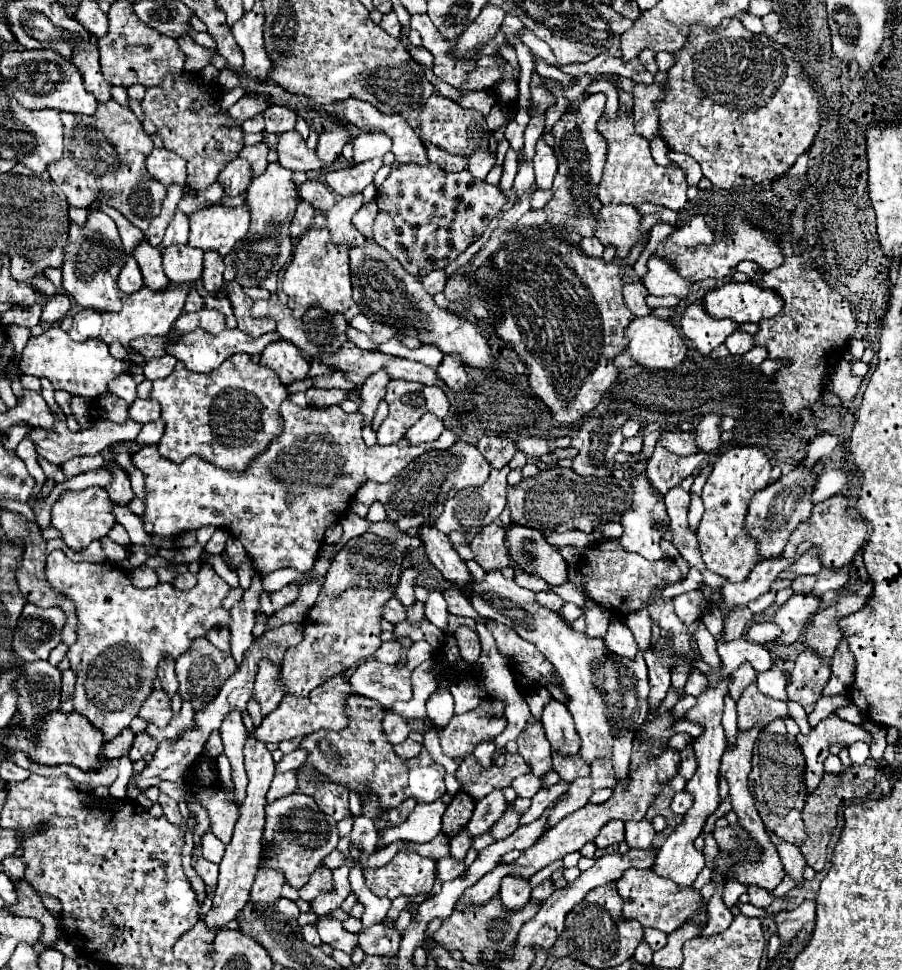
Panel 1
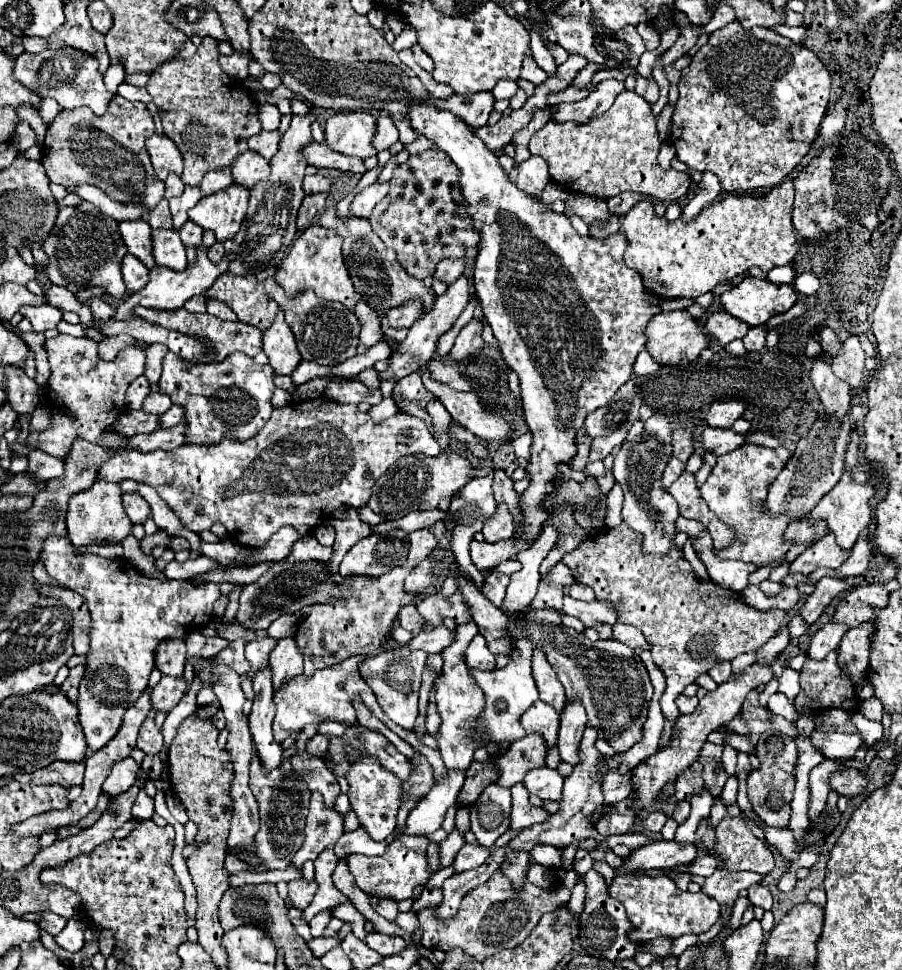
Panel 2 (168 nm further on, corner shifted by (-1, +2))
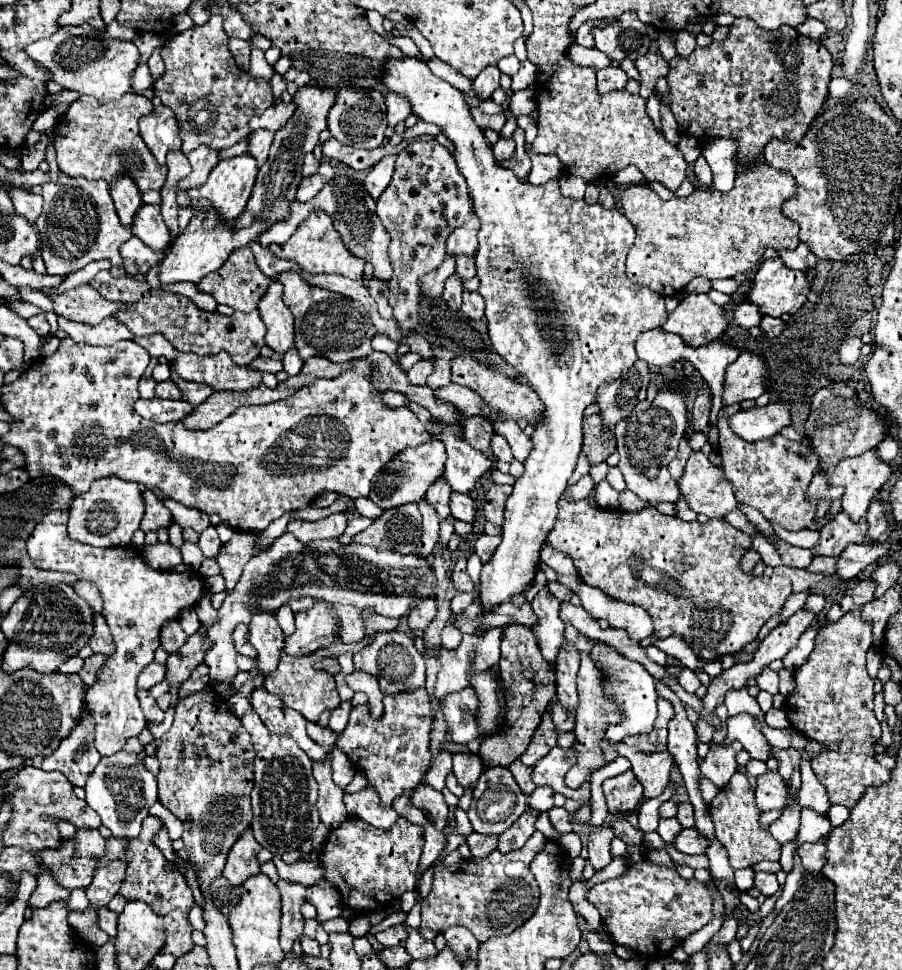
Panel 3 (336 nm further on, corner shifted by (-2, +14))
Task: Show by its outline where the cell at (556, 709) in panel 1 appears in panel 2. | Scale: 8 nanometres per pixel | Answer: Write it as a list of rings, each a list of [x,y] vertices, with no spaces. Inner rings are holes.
[[[533,647],[533,677],[535,677],[537,689],[539,689],[541,701],[553,705],[561,713],[563,705],[565,705],[565,689],[555,673],[555,669],[549,665],[545,651],[541,647]]]

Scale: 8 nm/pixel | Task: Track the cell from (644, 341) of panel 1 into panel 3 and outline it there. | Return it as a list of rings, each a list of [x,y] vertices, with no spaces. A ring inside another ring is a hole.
[[[686,295],[668,315],[662,329],[680,335],[692,347],[702,347],[718,339],[726,325],[724,309],[714,305],[708,295]]]

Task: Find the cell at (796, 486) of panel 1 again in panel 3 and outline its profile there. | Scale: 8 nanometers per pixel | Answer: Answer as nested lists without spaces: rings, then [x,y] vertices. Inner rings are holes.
[[[838,381],[826,389],[820,389],[812,397],[810,417],[806,421],[804,435],[810,439],[810,449],[818,455],[818,465],[824,465],[828,473],[842,459],[856,457],[860,453],[874,449],[884,437],[884,433],[886,429],[880,423],[880,417],[872,409],[868,409],[864,403],[858,401],[856,391],[848,383]]]

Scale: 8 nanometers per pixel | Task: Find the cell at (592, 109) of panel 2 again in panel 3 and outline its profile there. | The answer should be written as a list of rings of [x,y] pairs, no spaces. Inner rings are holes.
[[[606,67],[598,71],[598,93],[624,89],[628,77],[620,67]]]

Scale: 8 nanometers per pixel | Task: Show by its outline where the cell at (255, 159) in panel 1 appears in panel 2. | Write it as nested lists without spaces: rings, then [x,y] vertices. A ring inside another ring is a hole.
[[[275,129],[275,131],[261,131],[259,135],[247,139],[249,149],[255,151],[255,153],[259,153],[259,155],[263,155],[265,159],[271,159],[273,157],[273,153],[279,147],[279,141],[281,141],[279,129]]]

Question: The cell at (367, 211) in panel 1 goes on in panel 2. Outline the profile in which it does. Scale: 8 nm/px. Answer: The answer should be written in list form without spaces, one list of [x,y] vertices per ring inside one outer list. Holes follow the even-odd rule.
[[[379,181],[365,187],[359,195],[355,195],[351,203],[351,213],[357,217],[369,217],[373,207],[387,195],[387,191],[389,191],[389,183],[379,183]]]

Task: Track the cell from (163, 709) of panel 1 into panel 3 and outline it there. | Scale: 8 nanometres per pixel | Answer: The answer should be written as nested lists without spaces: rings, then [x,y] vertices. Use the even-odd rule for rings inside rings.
[[[198,633],[190,635],[184,647],[170,655],[166,661],[166,681],[170,685],[182,685],[188,681],[190,673],[204,661],[204,653],[208,649],[210,641],[206,637],[200,637]]]

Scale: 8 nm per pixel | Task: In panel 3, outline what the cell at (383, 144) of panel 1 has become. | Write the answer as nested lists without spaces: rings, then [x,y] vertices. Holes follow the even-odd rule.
[[[396,93],[386,95],[386,107],[388,107],[386,115],[388,115],[388,125],[390,127],[396,127],[400,121],[404,121],[412,113],[408,101],[402,95],[396,95]]]

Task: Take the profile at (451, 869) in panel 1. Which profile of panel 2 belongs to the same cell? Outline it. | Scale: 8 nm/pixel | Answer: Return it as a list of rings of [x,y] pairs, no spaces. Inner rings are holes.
[[[465,843],[465,845],[461,847],[461,851],[457,853],[453,867],[455,867],[455,871],[469,871],[469,869],[475,869],[475,867],[483,865],[489,855],[491,855],[489,849],[483,849],[483,847],[477,845],[477,843],[475,843],[475,845]]]

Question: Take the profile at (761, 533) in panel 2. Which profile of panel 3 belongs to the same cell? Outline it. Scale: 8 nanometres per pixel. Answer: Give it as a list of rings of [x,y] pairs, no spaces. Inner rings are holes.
[[[726,417],[718,419],[718,429],[720,429],[718,453],[722,457],[720,469],[724,471],[724,479],[732,485],[736,501],[738,503],[748,503],[750,507],[758,509],[770,523],[778,523],[786,531],[802,531],[802,529],[806,529],[812,523],[814,513],[816,513],[816,501],[808,501],[806,499],[806,489],[808,489],[812,473],[816,469],[816,455],[804,443],[788,441],[782,435],[748,443],[748,441],[744,441],[738,435],[732,433],[732,429],[728,427],[728,419]]]

